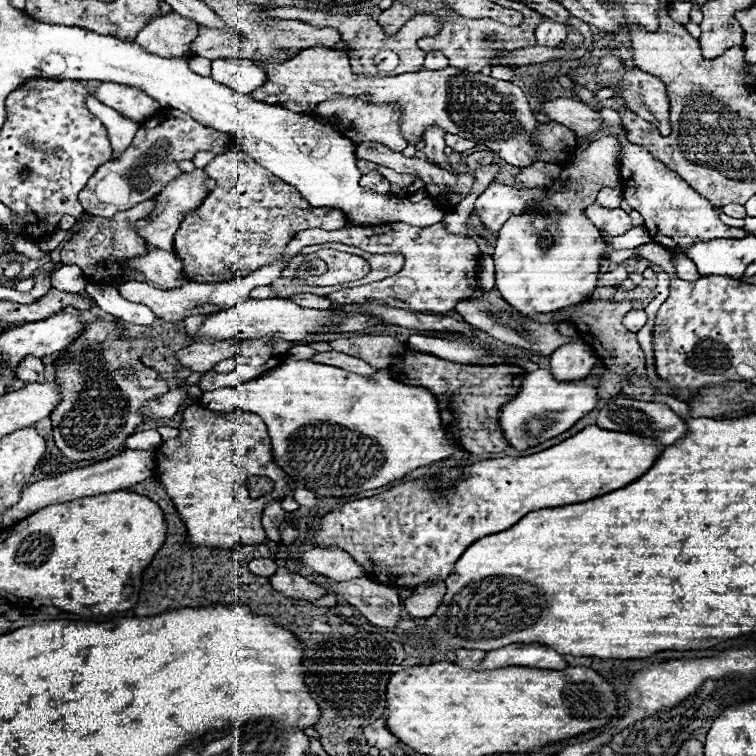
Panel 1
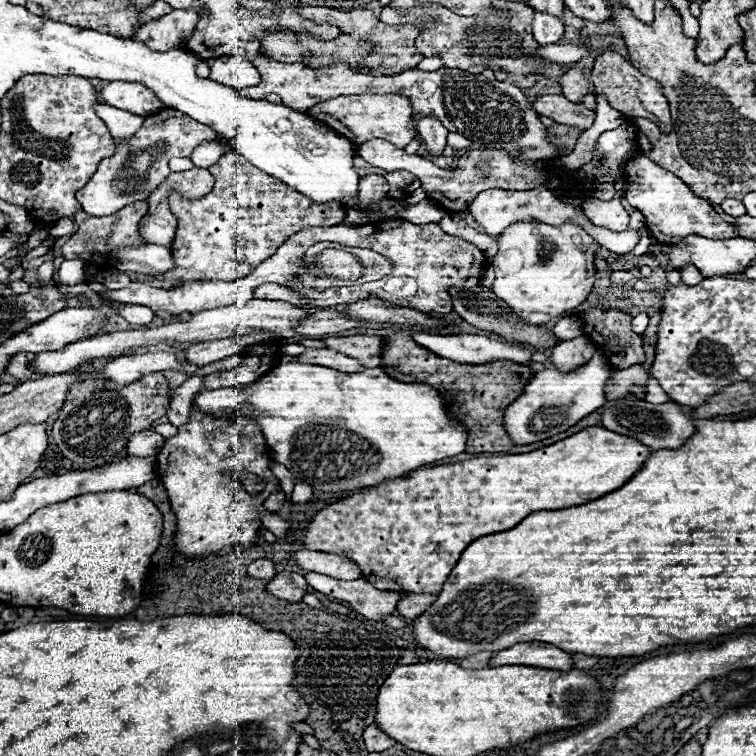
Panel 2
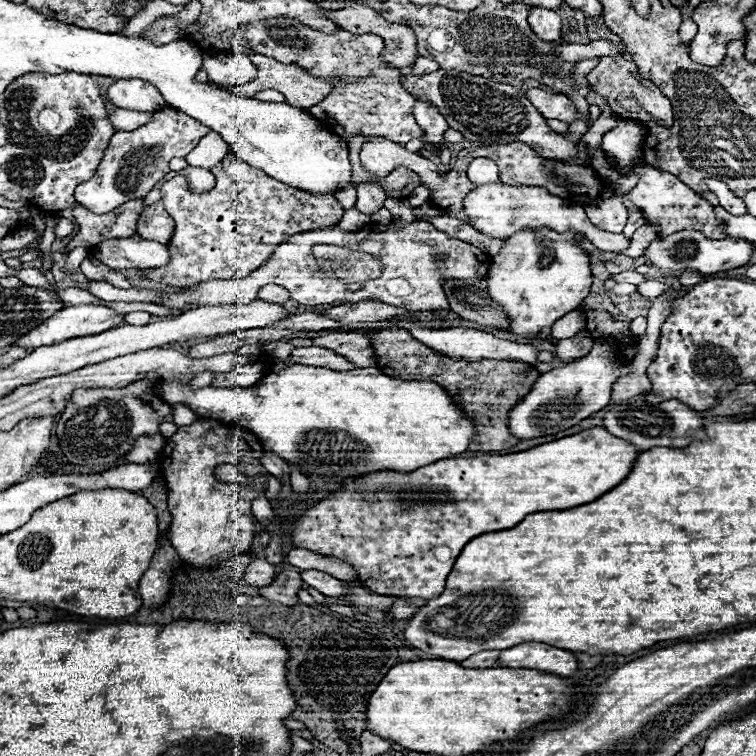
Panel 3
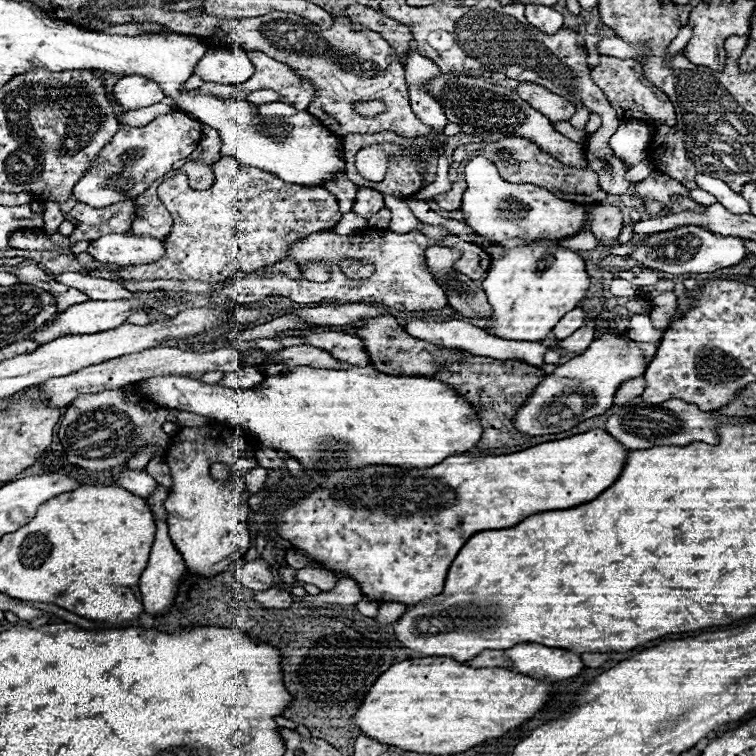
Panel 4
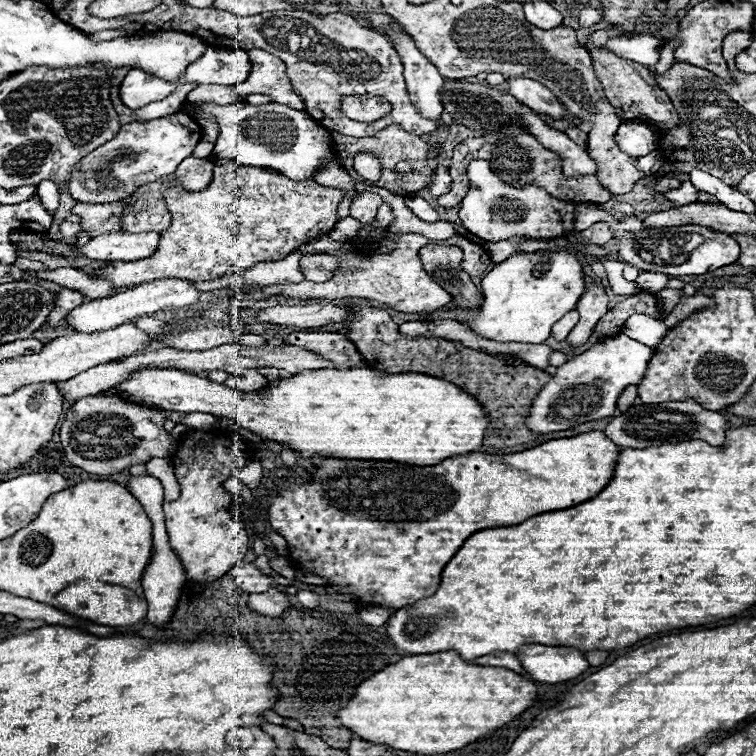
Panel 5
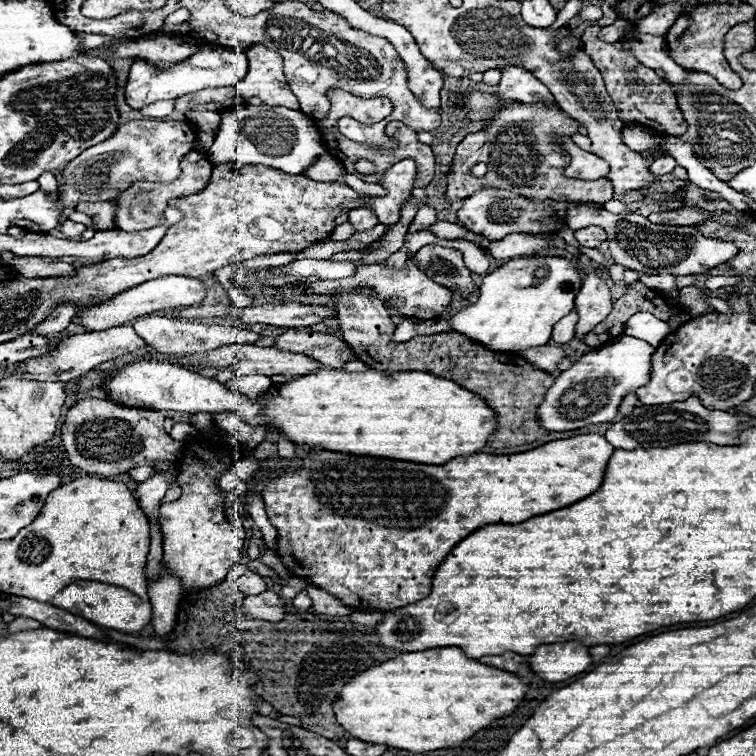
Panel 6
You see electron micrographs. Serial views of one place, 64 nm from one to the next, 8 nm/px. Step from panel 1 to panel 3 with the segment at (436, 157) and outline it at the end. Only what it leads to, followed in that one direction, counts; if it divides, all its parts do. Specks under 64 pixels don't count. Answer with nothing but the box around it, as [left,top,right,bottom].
[414,100,448,144]

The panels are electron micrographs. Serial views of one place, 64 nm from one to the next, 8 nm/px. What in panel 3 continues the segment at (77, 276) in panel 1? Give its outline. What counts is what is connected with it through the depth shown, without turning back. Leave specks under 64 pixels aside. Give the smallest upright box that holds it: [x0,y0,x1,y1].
[66,248,88,272]

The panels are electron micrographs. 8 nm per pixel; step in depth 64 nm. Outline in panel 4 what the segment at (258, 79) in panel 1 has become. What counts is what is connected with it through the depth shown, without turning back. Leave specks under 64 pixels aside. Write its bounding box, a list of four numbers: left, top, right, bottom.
[194,48,254,84]

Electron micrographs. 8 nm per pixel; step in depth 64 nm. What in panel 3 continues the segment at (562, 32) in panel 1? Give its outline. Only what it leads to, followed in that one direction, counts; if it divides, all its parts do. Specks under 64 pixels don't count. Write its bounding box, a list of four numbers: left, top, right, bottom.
[528,6,562,40]

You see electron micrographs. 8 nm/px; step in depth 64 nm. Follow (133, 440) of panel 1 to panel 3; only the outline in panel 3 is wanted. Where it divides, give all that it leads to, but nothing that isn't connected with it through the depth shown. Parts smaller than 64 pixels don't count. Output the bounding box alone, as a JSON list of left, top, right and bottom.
[126,436,166,464]

